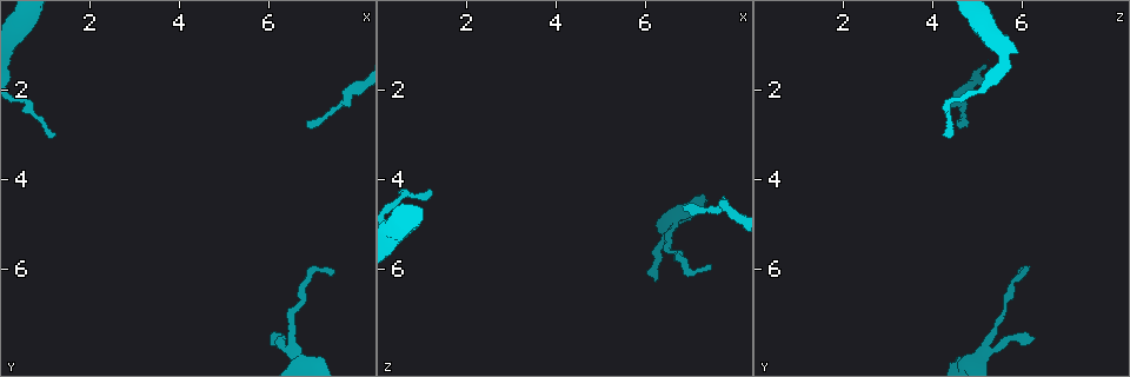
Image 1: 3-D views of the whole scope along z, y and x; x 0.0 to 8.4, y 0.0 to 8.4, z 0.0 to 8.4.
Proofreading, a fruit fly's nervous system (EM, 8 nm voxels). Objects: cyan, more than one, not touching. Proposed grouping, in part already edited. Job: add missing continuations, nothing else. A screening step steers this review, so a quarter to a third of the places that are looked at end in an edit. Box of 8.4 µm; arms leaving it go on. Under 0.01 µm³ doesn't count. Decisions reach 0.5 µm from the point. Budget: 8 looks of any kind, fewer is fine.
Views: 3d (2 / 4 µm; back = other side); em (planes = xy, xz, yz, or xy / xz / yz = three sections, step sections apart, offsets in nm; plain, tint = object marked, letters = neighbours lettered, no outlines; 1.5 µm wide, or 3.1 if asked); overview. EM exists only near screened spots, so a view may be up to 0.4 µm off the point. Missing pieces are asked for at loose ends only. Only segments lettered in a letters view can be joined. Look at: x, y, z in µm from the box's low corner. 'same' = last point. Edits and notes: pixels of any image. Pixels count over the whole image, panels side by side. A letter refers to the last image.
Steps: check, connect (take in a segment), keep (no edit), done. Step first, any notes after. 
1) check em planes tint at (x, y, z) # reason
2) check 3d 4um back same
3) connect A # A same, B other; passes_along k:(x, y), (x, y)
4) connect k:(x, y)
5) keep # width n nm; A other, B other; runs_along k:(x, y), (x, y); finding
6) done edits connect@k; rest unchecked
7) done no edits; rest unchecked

check 3d 2um at (6.20, 7.55, 6.30) # branch stops here

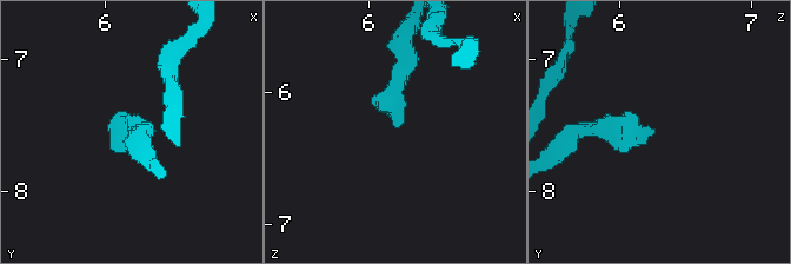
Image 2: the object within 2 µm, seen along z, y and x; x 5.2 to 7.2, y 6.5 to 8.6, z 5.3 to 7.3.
check em planes tint at (6.20, 7.54, 6.28)

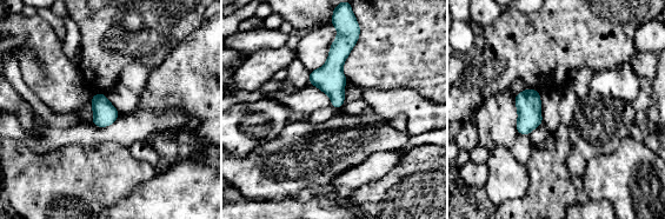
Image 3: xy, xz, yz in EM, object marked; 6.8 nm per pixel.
check em planes letters same # what lies round it

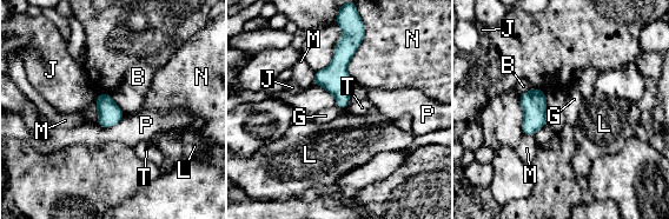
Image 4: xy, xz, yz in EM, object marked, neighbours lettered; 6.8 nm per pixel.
keep # longest_contact N 340 nm; B other, G other, J other, L other, M other, N other, P other, T other; border 4:(336, 105), (340, 108); none of them fits

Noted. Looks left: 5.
check em planes letters at (1.25, 2.95, 4.20) # an open end

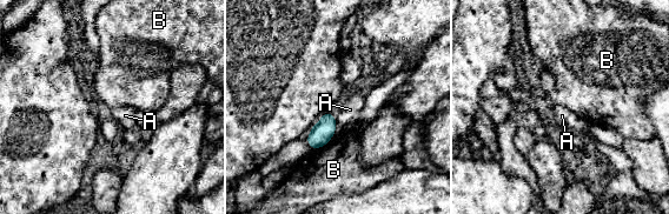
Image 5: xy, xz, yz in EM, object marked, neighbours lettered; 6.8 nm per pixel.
keep # A other, B other; border 5:(335, 115), (335, 133), (326, 142); no lettered segment goes on from it

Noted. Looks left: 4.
check em xz step 8 tint at (6.85, 2.65, 4.55) # tapers out

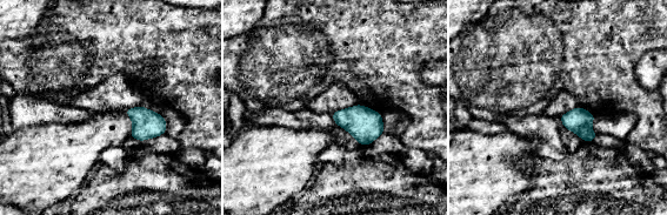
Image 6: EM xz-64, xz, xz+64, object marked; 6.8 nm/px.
check em xz step 8 letters same

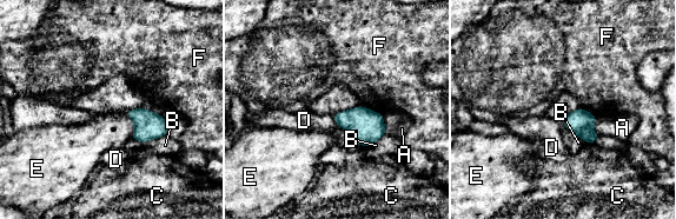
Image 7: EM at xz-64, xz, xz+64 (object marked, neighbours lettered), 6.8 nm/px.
keep # longest_contact B 240 nm; A other, B other, C other, D other, E other, F other; none of them fits

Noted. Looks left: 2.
done no edits; rest unchecked

